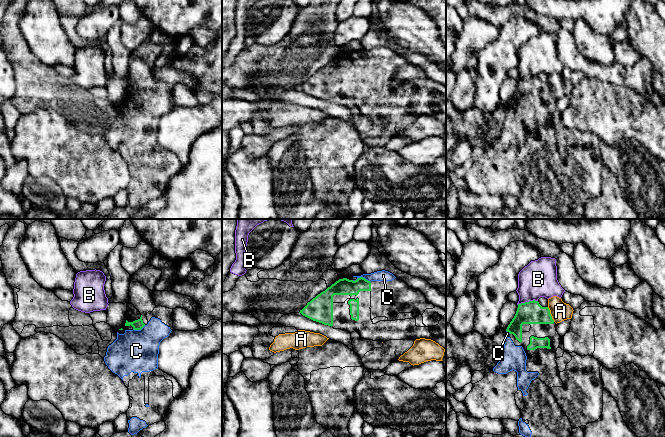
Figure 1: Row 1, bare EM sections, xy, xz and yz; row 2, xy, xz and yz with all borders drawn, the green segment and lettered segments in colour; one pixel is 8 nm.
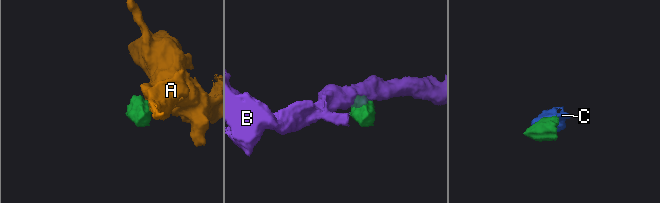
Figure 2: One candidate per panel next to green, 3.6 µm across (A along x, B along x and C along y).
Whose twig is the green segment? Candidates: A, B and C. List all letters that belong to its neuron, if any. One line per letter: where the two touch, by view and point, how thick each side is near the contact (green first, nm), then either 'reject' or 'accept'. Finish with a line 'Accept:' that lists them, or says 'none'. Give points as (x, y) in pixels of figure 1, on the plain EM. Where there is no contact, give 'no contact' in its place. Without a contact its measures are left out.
A: meets green in yz at (550, 90); 180 nm thick on the green side, 160 nm on the other; reject
B: meets green in yz at (527, 78); 180 nm thick on the green side, 280 nm on the other; reject
C: meets green in xz at (361, 53); 130 nm thick on the green side, 90 nm on the other; accept
Accept: C

